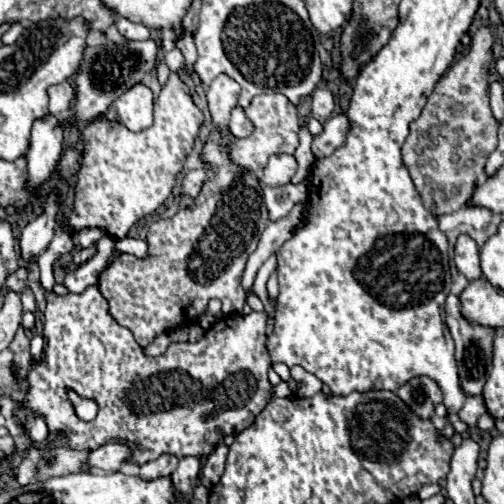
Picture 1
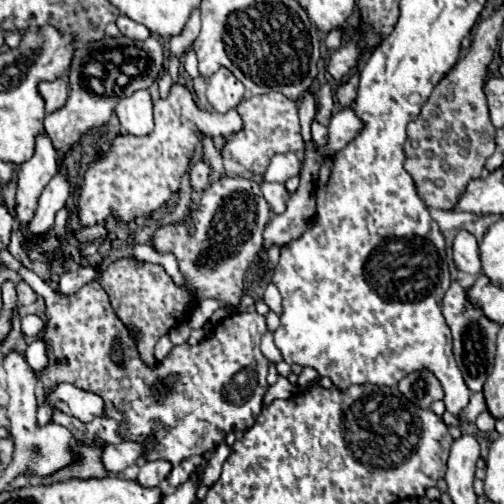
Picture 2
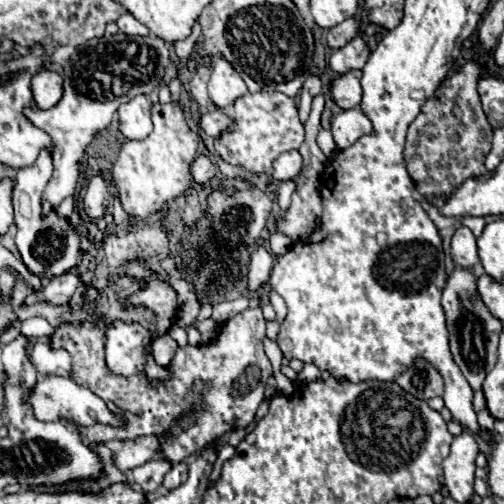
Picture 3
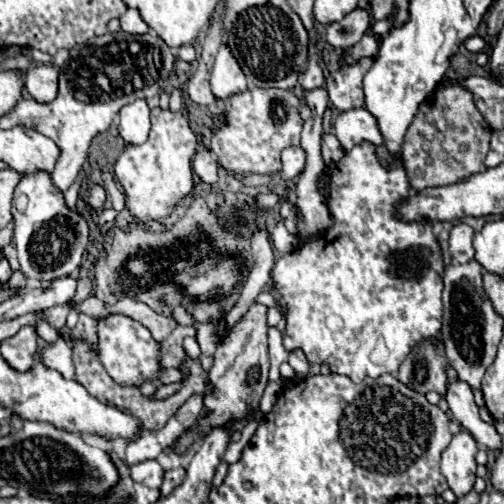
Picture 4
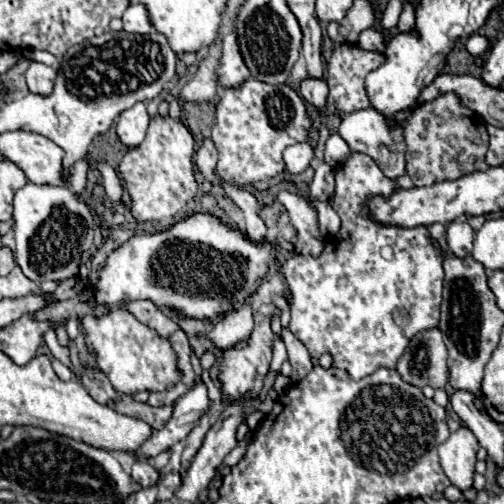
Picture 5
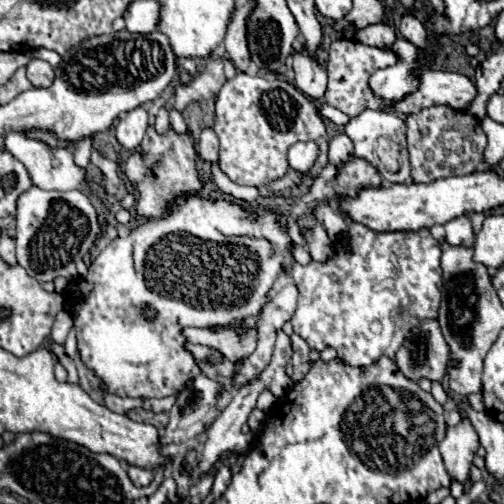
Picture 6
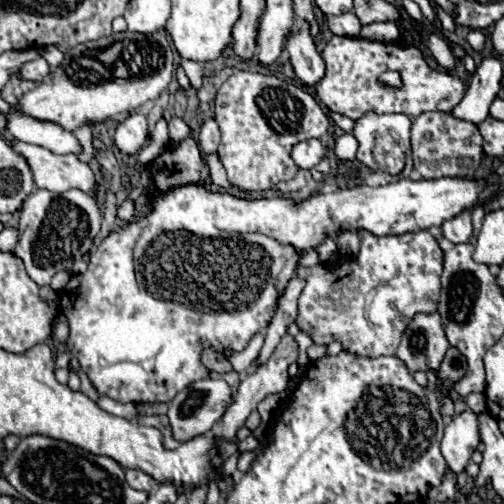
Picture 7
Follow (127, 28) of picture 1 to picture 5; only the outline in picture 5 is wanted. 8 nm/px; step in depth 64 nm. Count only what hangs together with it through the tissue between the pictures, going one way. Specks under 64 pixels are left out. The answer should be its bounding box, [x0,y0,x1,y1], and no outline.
[122,4,152,34]

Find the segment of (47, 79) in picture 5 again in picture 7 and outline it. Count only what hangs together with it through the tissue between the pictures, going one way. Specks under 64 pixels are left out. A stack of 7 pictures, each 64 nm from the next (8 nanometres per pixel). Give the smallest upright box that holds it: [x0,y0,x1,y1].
[20,58,50,82]

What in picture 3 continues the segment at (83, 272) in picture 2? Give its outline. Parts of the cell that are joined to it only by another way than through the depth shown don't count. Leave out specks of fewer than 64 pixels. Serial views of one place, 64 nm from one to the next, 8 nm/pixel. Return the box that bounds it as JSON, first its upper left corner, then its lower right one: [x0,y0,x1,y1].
[22,272,82,306]

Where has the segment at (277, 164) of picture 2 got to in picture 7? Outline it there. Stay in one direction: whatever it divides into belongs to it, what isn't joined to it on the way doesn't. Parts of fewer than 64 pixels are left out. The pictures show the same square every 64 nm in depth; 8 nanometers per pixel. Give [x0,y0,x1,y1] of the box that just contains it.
[292,140,326,170]

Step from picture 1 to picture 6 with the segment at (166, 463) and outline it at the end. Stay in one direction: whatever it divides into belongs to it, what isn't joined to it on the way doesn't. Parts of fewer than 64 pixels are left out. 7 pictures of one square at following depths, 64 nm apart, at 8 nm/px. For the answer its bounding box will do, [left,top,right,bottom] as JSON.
[128,466,154,486]

